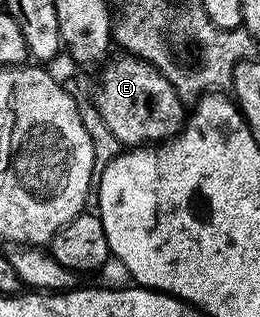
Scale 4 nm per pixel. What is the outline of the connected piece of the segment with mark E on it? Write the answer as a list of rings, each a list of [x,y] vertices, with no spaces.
[[[127,53],[119,55],[119,59],[111,58],[101,68],[98,88],[92,92],[92,100],[104,124],[126,149],[157,145],[174,138],[188,118],[187,104],[168,83],[167,77],[148,61]]]

